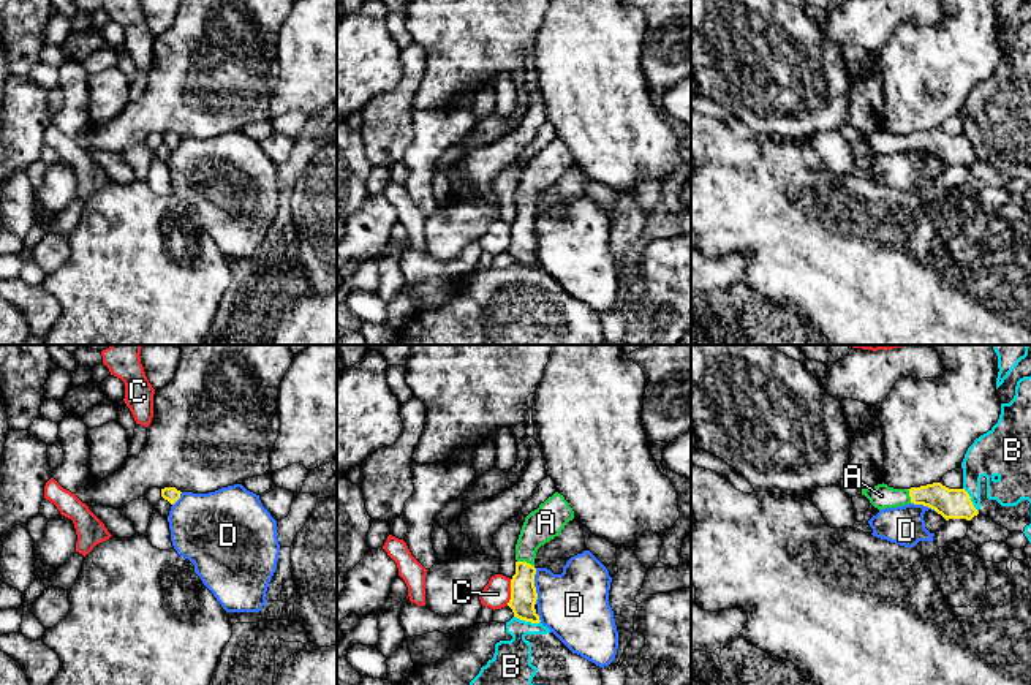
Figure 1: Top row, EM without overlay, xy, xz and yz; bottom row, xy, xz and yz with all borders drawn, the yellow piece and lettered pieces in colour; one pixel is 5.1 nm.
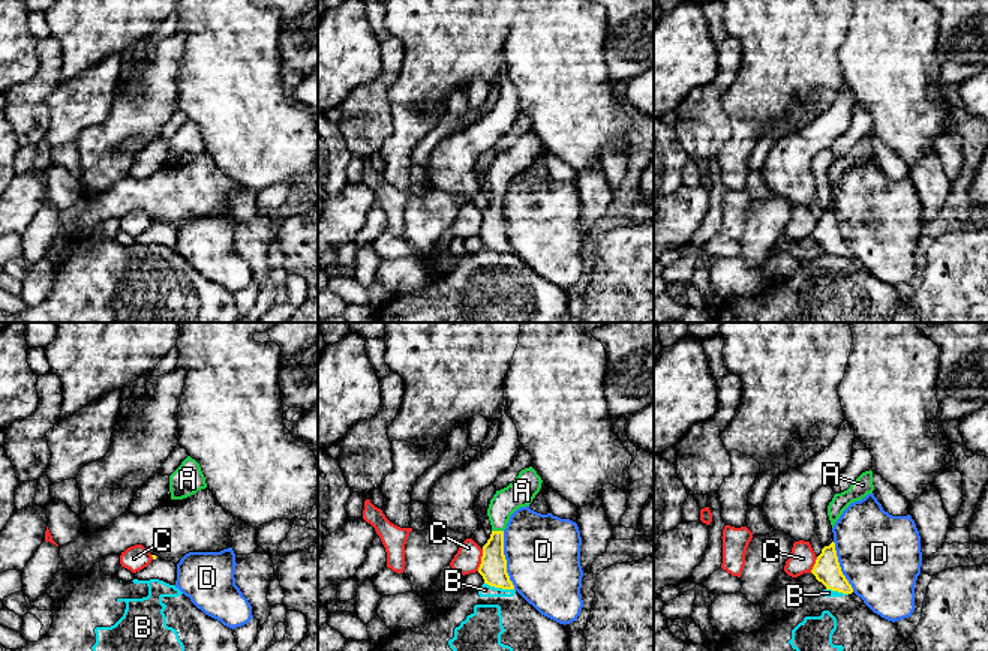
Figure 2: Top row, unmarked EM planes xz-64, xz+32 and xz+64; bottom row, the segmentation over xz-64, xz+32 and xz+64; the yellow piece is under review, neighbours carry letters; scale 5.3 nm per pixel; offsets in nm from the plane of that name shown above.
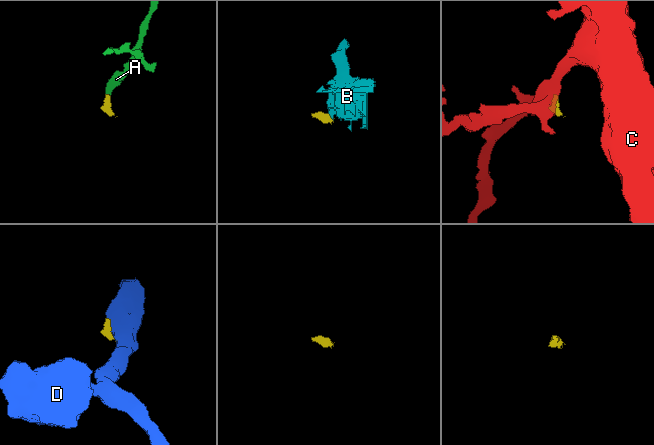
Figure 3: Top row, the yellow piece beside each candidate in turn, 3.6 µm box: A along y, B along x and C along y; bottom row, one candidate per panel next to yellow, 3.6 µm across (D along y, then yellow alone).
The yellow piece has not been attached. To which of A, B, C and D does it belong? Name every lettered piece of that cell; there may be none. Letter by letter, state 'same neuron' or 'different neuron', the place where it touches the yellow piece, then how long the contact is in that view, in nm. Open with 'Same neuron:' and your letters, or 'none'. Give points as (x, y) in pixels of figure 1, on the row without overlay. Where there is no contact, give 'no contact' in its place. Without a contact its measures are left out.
Same neuron: A
A: same neuron | xz (525, 208) | 90 nm
B: different neuron | xz (527, 266) | 140 nm
C: different neuron | xz (511, 238) | 140 nm
D: different neuron | xz (533, 231) | 180 nm

